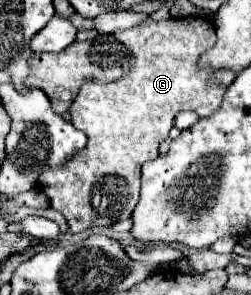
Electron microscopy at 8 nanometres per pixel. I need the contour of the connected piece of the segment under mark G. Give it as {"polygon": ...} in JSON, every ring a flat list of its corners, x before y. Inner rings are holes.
{"polygon":[[145,19,137,27,115,31,115,39,119,39,127,49,133,51,131,73,115,83,85,83,81,87,69,113,71,123,87,135,87,145,71,159,67,159,61,167,43,167,37,179,39,189,45,191,51,207,67,219,73,233,85,231,89,227,109,227,131,217,139,201,141,165,145,161,157,159,157,149,161,141,167,139,175,115,183,109,191,109,199,117,209,117,219,109,225,93,223,87,211,83,213,71,197,69,199,55,215,45,215,27,207,19]]}

